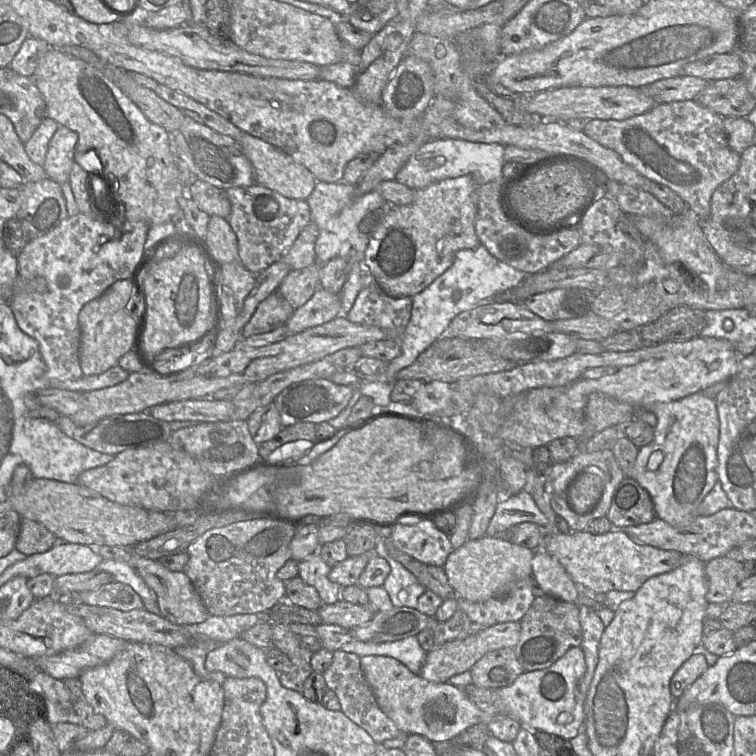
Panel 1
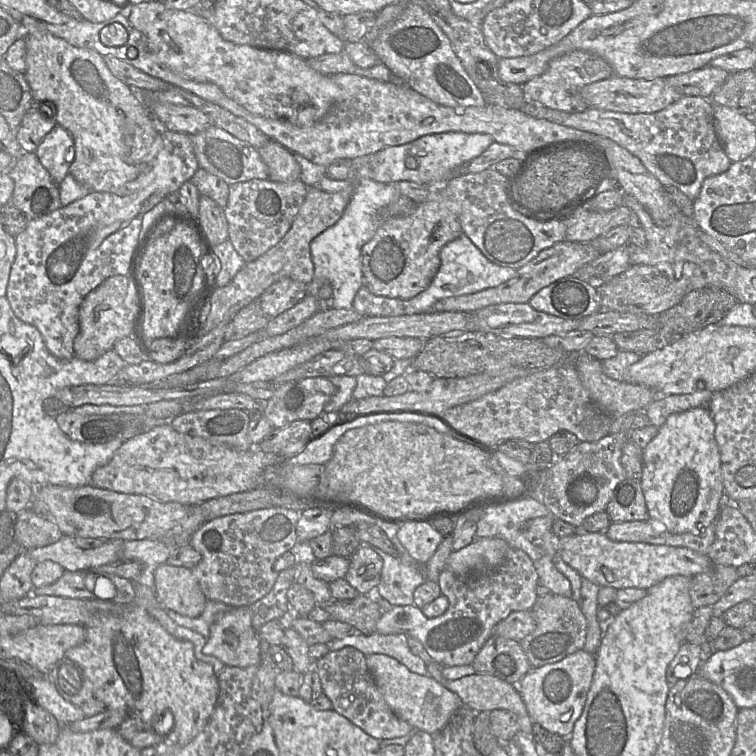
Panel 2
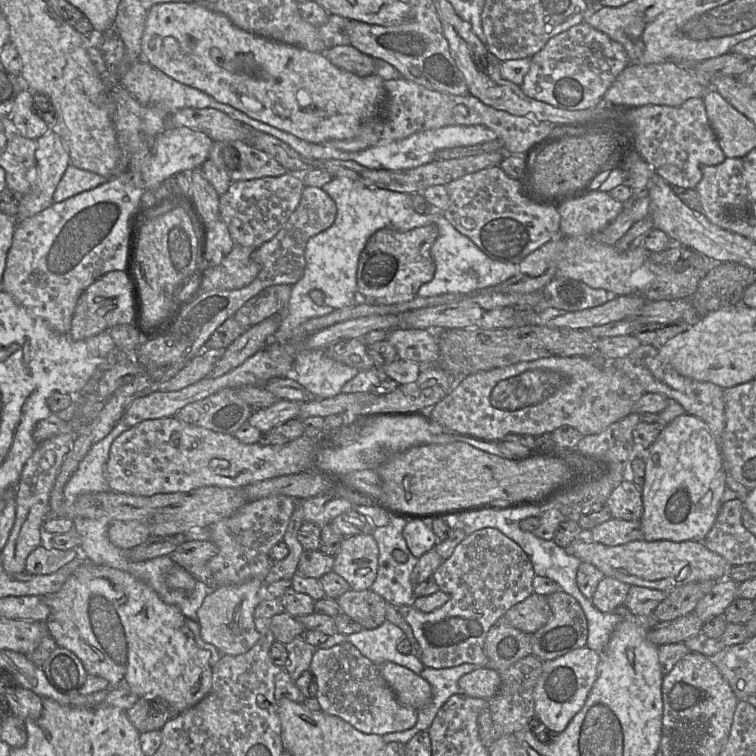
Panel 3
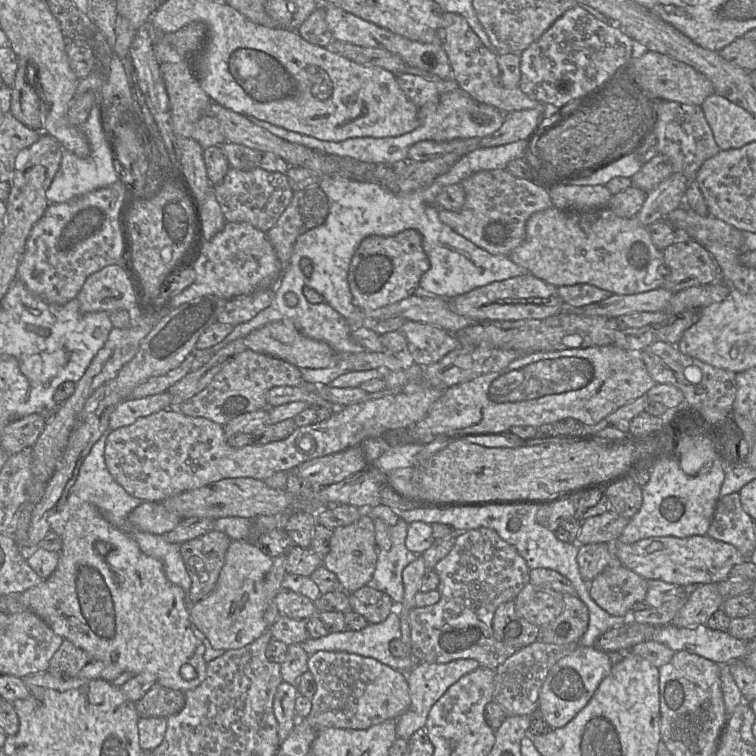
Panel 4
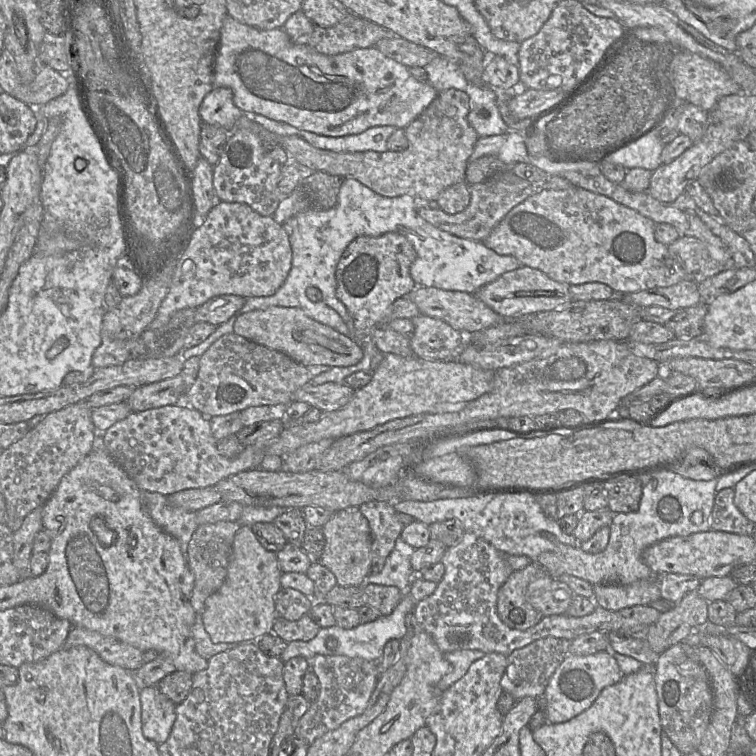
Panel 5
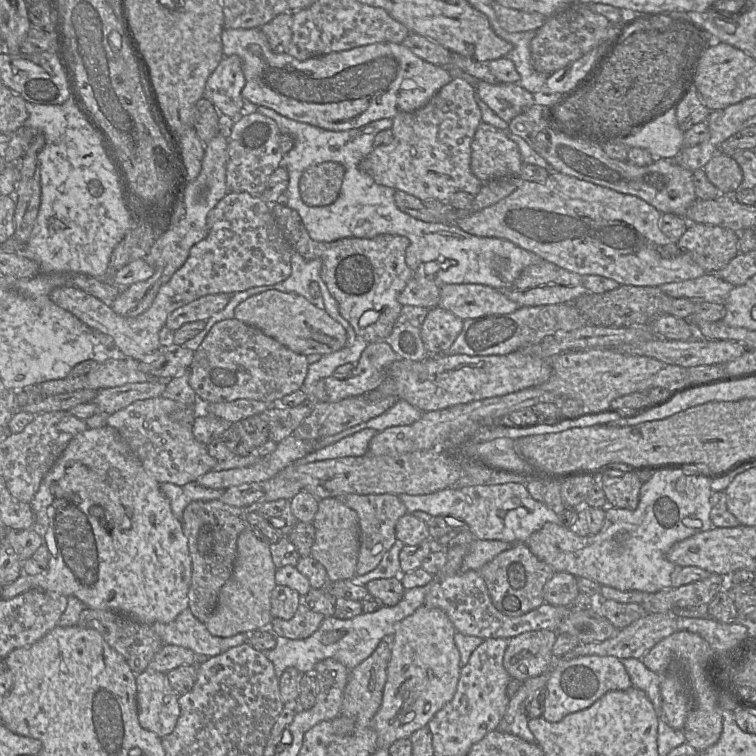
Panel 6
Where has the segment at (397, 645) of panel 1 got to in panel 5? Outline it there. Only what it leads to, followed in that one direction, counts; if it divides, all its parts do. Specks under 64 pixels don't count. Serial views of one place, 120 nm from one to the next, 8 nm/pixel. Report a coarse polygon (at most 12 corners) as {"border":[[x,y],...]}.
{"border":[[410,594],[387,616],[344,629],[320,628],[292,641],[279,657],[316,655],[376,662],[385,644],[406,634]]}

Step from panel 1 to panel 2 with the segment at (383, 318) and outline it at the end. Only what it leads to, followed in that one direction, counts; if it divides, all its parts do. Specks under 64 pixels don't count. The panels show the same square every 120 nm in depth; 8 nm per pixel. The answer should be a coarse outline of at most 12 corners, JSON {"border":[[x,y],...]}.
{"border":[[363,284],[353,309],[362,317],[405,314],[405,300],[373,294]]}

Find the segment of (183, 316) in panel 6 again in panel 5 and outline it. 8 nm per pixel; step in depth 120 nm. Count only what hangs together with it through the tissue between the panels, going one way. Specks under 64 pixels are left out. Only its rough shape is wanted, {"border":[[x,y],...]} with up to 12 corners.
{"border":[[221,295],[195,309],[195,322],[219,326],[245,304],[238,295]]}

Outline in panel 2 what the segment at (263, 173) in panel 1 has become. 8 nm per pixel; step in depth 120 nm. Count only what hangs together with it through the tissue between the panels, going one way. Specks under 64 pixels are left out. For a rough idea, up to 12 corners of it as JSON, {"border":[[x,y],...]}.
{"border":[[275,141],[257,150],[276,182],[300,179],[292,152]]}

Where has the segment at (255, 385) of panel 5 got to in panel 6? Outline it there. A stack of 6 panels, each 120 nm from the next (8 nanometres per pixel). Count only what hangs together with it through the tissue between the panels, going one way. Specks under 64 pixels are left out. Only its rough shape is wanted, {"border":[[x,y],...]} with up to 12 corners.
{"border":[[232,318],[195,351],[201,406],[279,404],[307,356]]}

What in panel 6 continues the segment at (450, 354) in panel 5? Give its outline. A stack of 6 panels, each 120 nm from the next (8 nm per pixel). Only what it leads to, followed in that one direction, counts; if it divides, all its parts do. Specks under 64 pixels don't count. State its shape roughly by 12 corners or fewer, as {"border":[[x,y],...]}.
{"border":[[430,309],[420,326],[428,355],[446,355],[464,320]]}

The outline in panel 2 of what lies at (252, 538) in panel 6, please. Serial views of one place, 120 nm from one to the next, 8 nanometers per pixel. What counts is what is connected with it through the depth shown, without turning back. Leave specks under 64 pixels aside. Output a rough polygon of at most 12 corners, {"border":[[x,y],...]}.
{"border":[[250,606],[233,607],[210,627],[203,652],[226,666],[261,660]]}

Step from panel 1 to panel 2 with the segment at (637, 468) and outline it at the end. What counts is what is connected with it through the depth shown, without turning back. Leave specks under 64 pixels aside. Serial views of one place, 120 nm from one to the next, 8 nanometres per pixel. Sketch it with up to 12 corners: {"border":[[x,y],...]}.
{"border":[[707,406],[669,415],[643,449],[650,520],[700,532],[724,494]]}

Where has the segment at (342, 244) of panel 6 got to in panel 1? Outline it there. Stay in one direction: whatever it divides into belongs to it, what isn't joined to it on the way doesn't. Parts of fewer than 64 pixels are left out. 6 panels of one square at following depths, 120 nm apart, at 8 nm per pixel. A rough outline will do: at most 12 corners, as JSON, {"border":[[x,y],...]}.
{"border":[[470,176],[380,207],[363,265],[413,297],[481,245]]}

